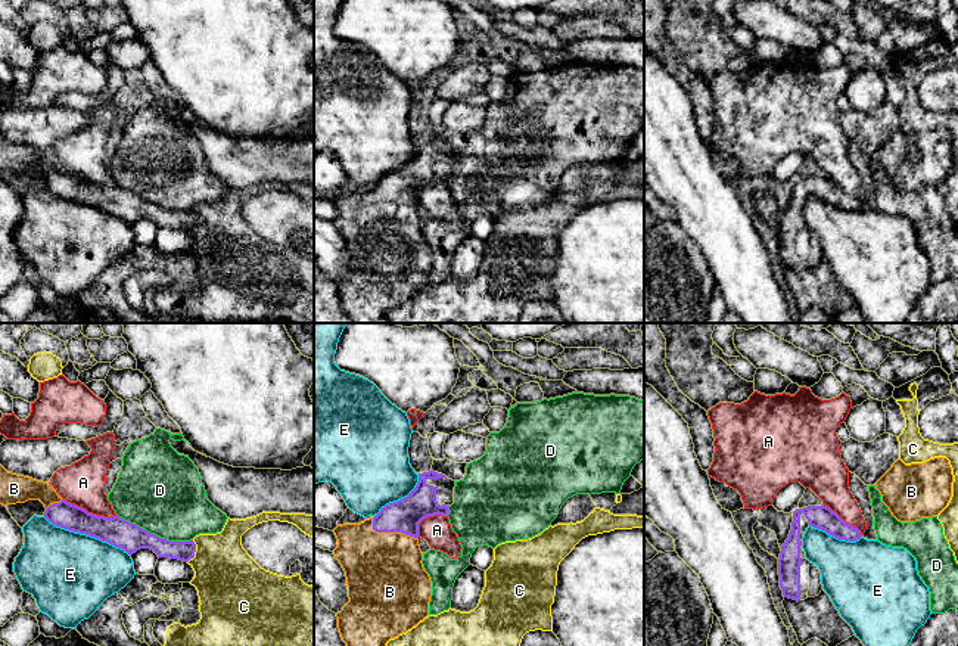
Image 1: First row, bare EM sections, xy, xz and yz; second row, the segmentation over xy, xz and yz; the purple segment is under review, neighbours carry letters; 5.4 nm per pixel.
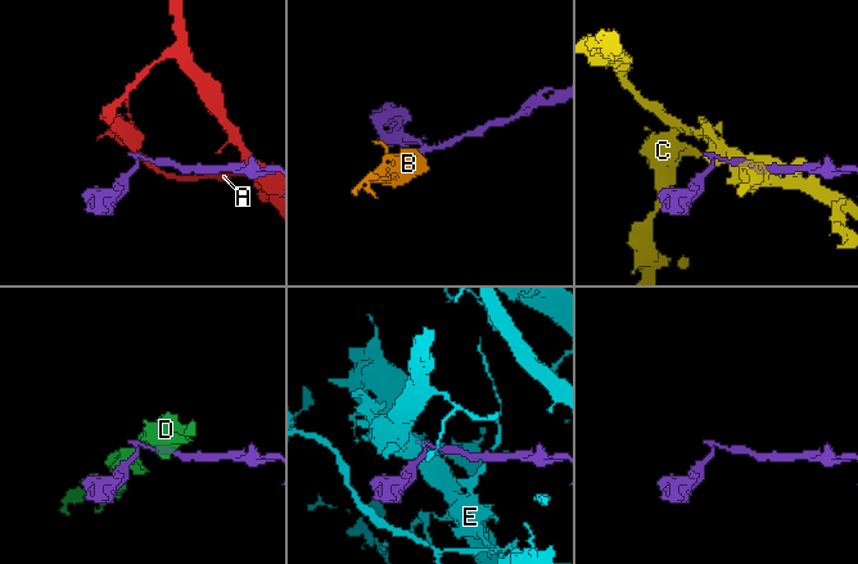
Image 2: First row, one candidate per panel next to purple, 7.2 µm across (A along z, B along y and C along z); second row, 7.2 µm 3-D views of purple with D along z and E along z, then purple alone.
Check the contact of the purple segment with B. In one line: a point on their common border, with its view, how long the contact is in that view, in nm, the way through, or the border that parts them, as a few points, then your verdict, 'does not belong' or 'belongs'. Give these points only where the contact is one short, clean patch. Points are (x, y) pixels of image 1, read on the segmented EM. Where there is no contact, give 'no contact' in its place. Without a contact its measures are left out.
contact xz (391, 531); length 280 nm; way xz (404, 515), (391, 531), (385, 547), (385, 575); belongs

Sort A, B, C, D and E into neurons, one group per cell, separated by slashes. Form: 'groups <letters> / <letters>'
groups A / B / C / D / E

